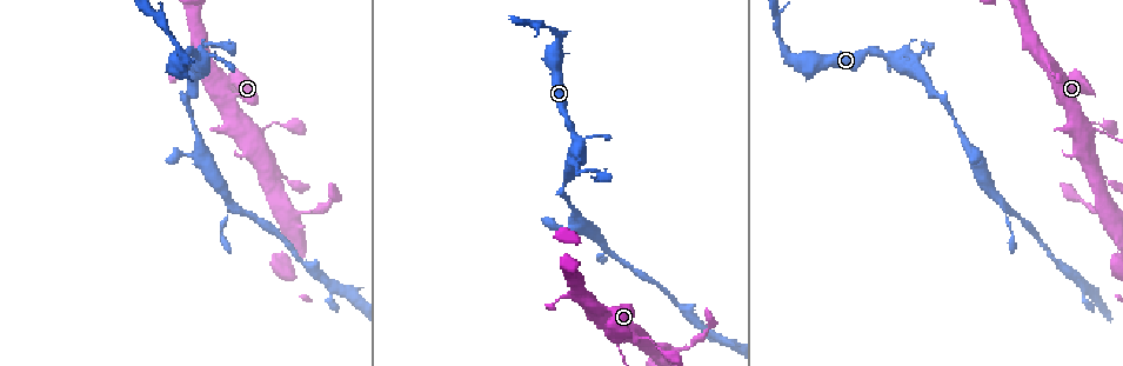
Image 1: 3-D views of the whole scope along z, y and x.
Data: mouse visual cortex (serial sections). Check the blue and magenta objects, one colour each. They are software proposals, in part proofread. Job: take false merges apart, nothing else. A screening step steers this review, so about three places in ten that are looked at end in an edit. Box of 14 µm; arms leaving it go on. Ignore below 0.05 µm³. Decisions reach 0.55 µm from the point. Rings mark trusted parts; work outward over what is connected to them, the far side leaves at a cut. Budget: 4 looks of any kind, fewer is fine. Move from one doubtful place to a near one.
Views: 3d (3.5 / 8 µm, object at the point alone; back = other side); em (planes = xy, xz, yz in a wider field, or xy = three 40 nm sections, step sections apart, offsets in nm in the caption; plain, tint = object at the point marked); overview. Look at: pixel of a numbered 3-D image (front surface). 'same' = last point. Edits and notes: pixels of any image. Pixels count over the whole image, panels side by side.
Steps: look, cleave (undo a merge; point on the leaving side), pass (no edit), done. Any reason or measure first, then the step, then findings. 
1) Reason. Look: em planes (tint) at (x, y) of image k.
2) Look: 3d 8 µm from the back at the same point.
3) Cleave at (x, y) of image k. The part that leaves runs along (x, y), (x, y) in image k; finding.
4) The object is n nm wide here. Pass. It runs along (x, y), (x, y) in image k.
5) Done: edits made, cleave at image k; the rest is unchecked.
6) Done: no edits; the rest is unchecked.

Thick turns thin. Look: 3d 3.5 µm at (634, 336) of image 1.

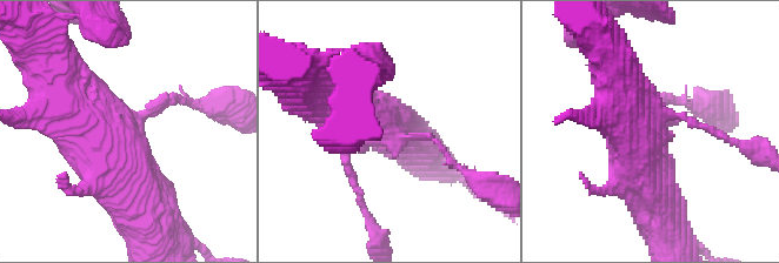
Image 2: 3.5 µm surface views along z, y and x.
Shape alone is not enough. Look: em xy step 3 (tint) at (393, 133) of image 2.

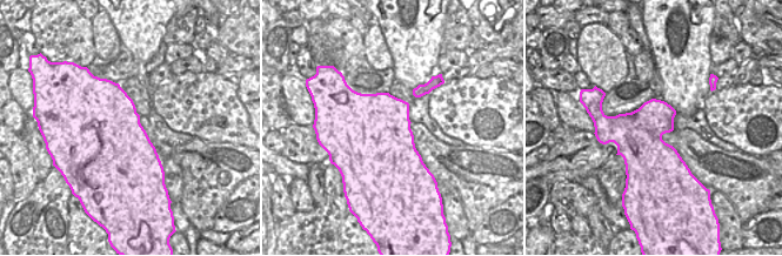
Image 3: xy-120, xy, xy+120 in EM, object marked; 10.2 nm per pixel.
The object is 800 nm wide here. Pass. It runs along (59, 87), (121, 156), (139, 214) in image 2; continuous, no second cell.

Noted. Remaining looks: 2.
Look: 3d 8 µm at (895, 60) of image 1.

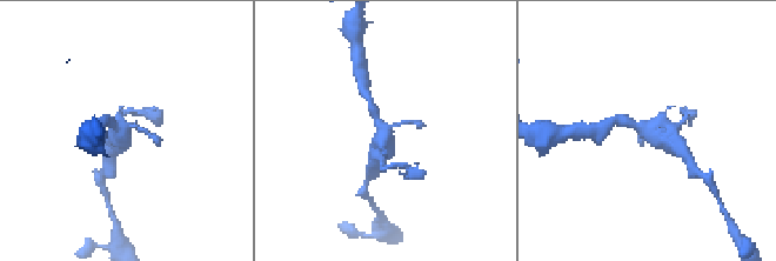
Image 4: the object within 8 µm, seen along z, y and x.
Closer look. Look: 3d 3.5 µm from the back at (122, 131) of image 4.

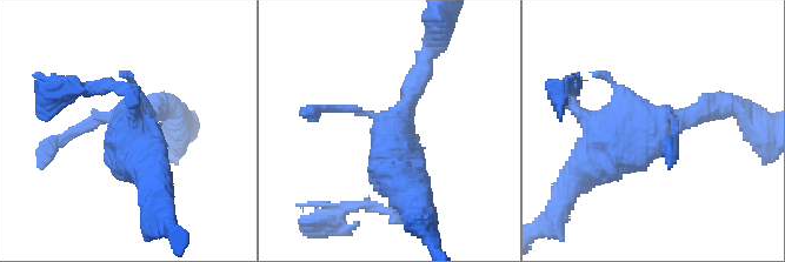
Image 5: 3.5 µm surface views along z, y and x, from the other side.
Pass. It runs along (713, 106), (590, 167) in image 5; one cell here.

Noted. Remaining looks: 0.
Done: no edits; the rest is unchecked.

